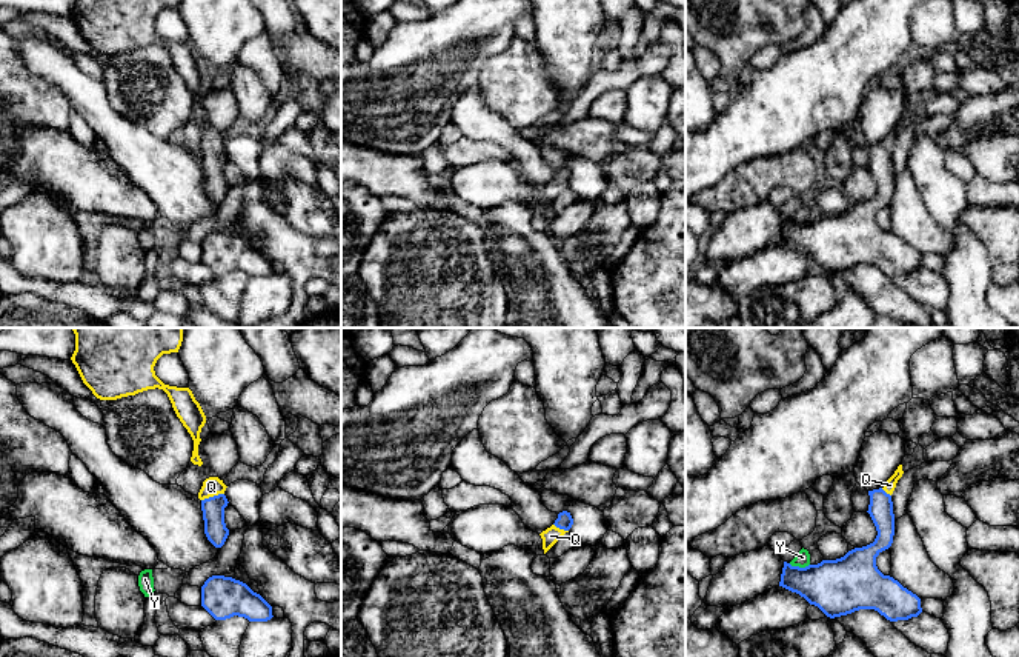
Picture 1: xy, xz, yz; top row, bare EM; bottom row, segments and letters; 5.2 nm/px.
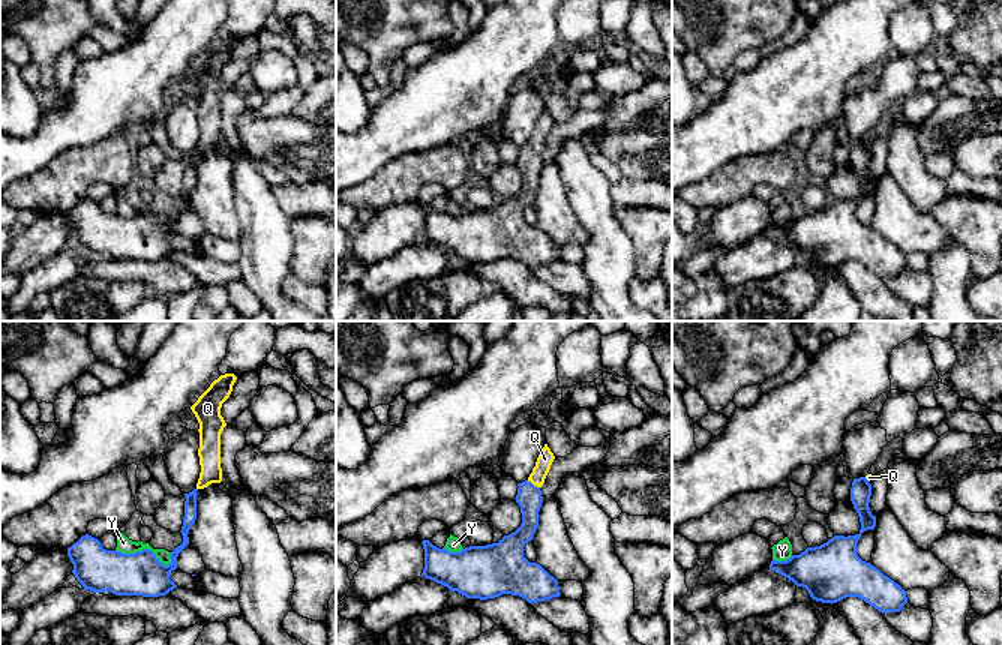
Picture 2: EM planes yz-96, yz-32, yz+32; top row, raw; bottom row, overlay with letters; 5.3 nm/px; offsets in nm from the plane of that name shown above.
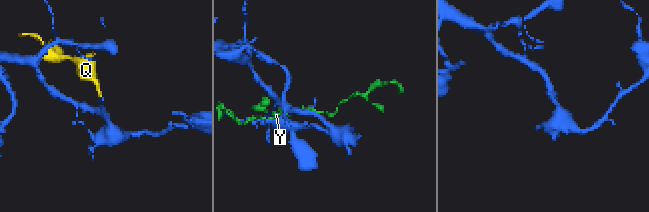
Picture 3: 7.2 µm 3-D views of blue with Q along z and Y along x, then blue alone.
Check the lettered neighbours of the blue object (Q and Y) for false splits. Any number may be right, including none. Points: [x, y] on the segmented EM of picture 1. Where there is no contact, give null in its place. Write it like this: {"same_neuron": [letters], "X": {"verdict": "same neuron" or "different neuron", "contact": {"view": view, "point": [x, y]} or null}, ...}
{"same_neuron": ["Q"], "Q": {"verdict": "same neuron", "contact": {"view": "xy", "point": [214, 496]}}, "Y": {"verdict": "different neuron", "contact": {"view": "yz", "point": [798, 566]}}}

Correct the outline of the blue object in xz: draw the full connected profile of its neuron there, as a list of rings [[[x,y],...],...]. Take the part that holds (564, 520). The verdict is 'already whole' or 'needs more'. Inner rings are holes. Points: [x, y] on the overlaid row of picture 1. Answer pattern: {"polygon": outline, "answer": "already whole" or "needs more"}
{"polygon": [[[563,511],[558,514],[555,523],[543,531],[539,535],[543,539],[544,554],[566,534],[573,525],[570,512]]], "answer": "needs more"}

